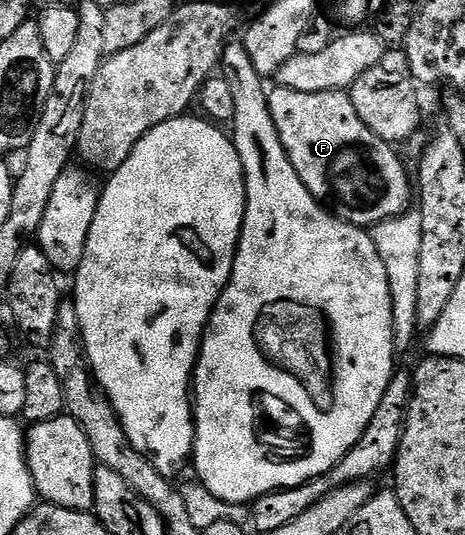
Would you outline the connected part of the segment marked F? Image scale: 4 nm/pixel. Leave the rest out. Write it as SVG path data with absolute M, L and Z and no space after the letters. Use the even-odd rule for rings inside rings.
M275 85L266 99L296 176L314 198L332 207L335 218L373 228L411 209L412 178L406 175L401 156L360 120L347 91L292 92L292 88Z

